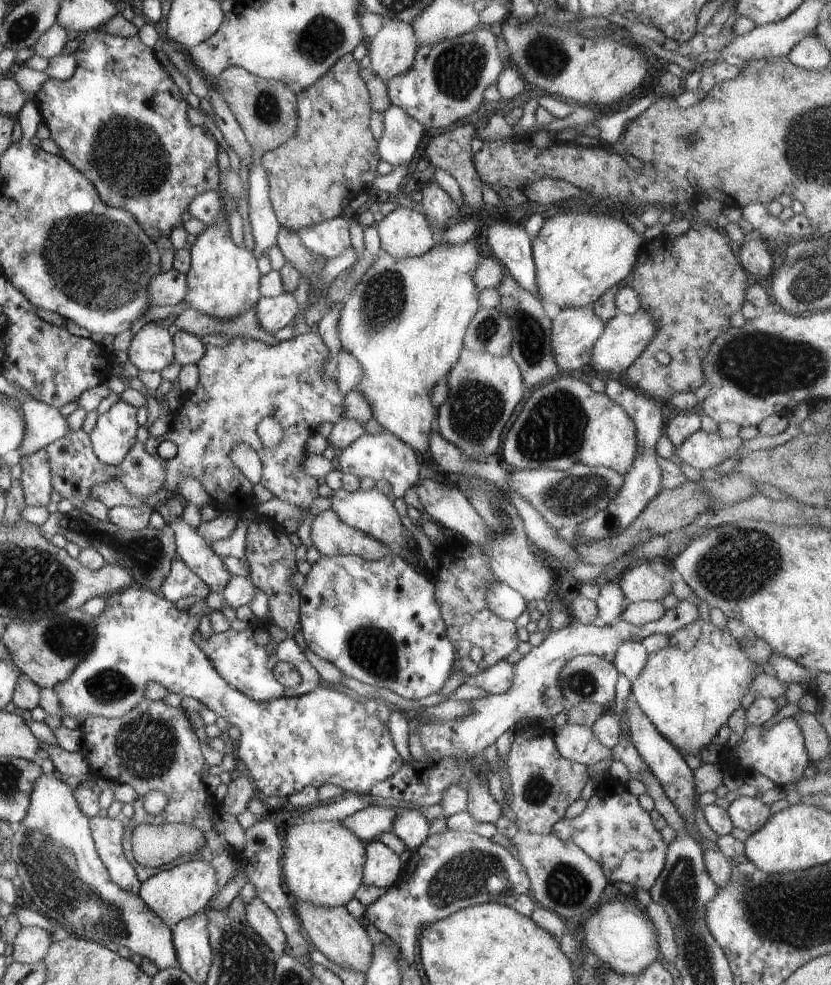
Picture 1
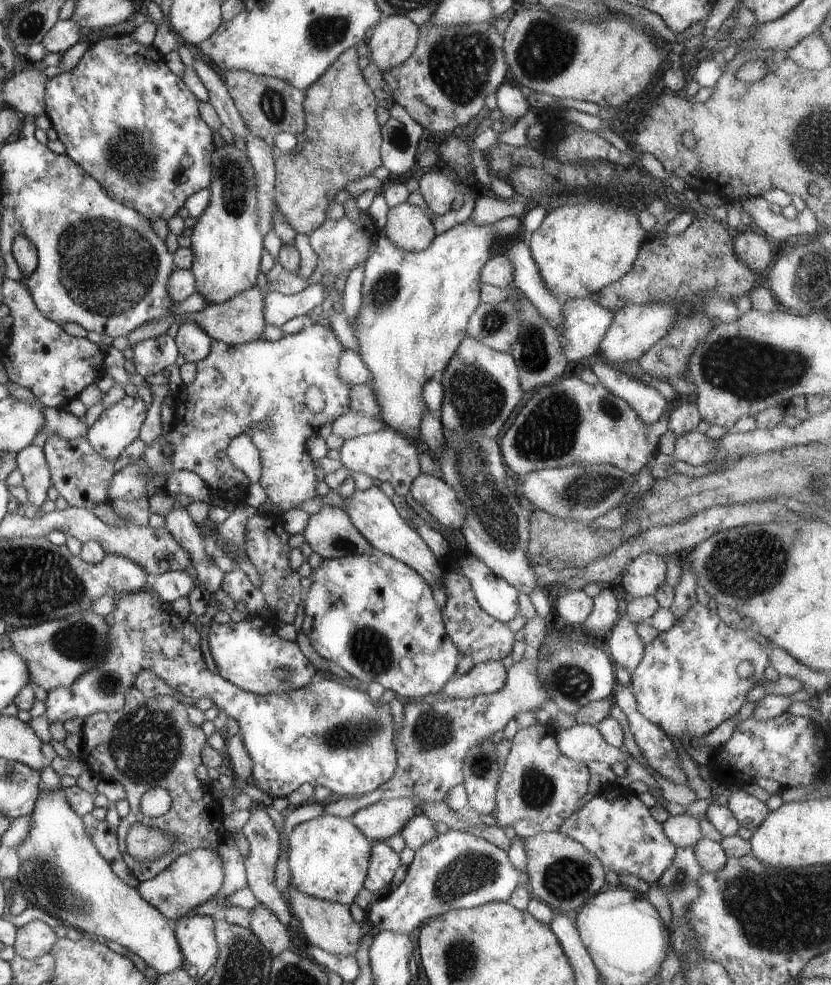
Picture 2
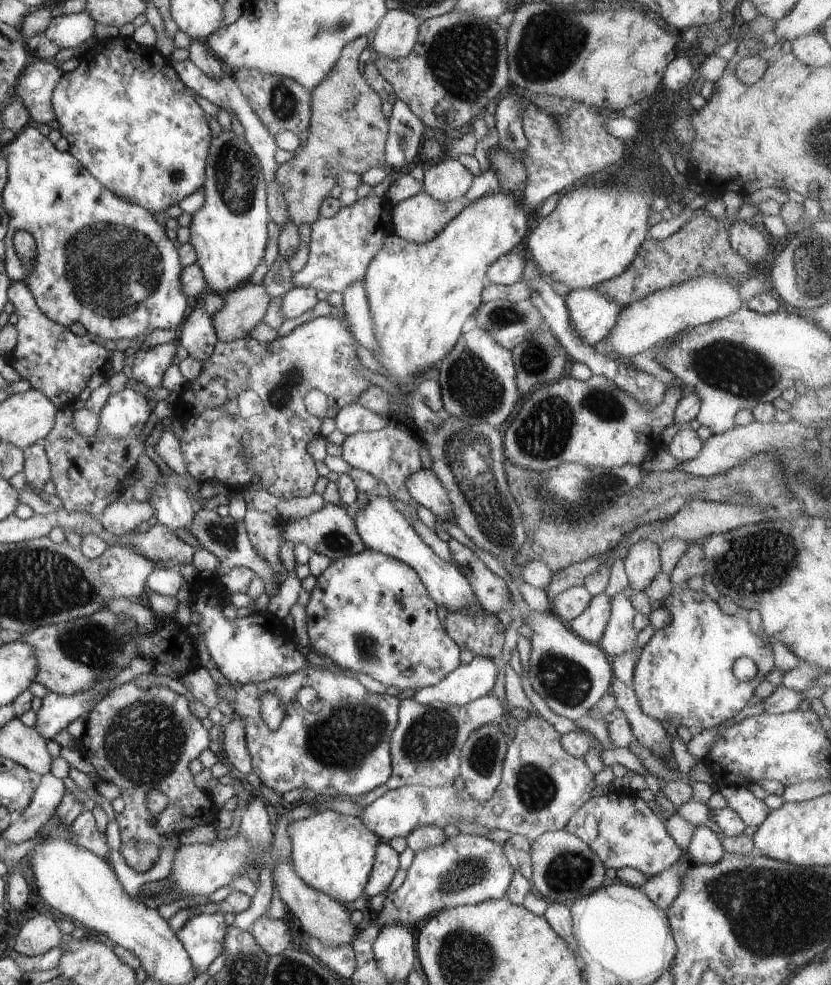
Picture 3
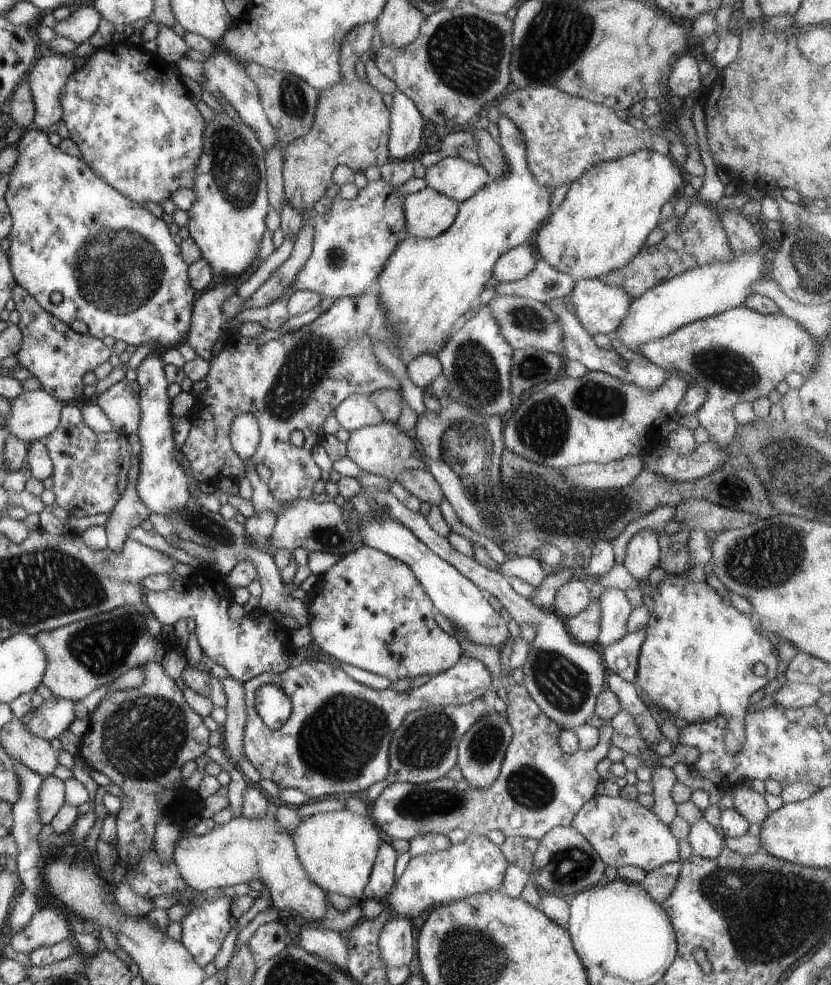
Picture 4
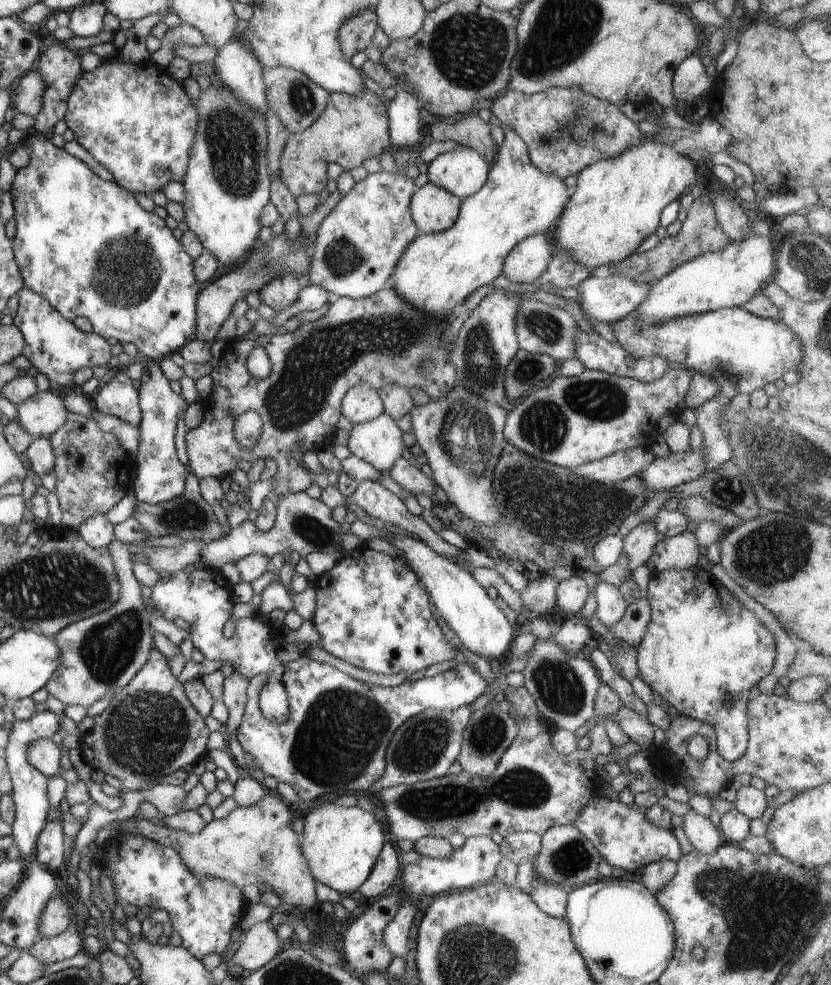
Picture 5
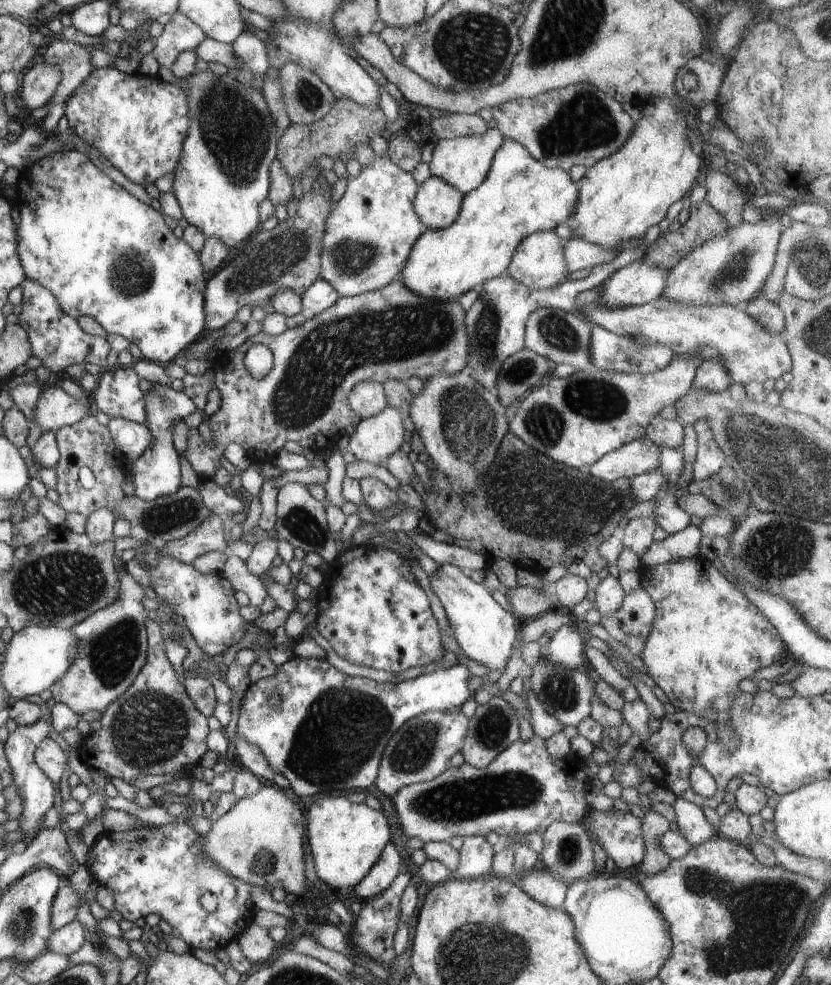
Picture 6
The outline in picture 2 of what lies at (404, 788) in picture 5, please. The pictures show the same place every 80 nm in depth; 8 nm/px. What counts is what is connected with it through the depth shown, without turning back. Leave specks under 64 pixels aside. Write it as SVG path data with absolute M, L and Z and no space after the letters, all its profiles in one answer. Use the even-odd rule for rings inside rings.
M536 723L518 731L512 740L502 777L496 794L494 818L498 827L511 827L524 840L541 833L558 831L558 828L576 812L578 801L588 792L591 778L588 766L560 753L557 740L545 726ZM402 796L402 798L382 800L356 812L349 820L352 820L358 826L358 830L370 841L386 841L389 837L399 834L408 822L412 822L414 816L422 816L420 809L418 810L418 804L423 803L432 802L430 800L422 802L418 796Z

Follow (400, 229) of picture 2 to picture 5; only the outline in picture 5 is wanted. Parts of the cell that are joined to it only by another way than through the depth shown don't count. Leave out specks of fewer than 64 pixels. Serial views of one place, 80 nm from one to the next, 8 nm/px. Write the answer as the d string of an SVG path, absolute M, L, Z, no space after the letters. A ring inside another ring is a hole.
M429 182L421 186L412 195L409 204L419 234L436 234L448 230L456 222L462 201L451 192Z

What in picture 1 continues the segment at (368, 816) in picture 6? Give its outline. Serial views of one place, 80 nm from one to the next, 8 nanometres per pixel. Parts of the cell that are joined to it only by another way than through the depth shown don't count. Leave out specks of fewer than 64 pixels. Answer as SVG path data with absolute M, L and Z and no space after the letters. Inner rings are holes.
M309 822L287 828L283 840L282 872L286 891L297 901L312 902L316 906L346 907L354 899L356 891L363 884L362 876L366 863L367 843L352 834L342 822Z

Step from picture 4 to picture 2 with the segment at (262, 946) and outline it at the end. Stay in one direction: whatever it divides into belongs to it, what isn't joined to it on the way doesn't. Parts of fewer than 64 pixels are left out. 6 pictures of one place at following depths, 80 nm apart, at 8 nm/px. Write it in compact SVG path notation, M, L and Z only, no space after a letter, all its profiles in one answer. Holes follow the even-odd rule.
M258 905L250 913L249 930L273 957L292 948L288 928L284 927L268 908Z

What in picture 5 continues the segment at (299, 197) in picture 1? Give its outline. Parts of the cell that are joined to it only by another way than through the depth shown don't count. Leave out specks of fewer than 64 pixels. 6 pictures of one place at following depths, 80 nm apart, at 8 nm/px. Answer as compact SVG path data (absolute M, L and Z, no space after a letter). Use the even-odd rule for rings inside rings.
M375 10L360 11L340 26L339 43L346 60L351 62L352 56L372 45L374 32L378 28ZM367 87L356 94L333 92L329 94L324 112L312 126L287 138L279 160L279 178L295 198L310 194L315 199L316 194L326 188L331 164L336 163L350 170L372 156L379 159L380 154L387 150L390 146L386 103Z

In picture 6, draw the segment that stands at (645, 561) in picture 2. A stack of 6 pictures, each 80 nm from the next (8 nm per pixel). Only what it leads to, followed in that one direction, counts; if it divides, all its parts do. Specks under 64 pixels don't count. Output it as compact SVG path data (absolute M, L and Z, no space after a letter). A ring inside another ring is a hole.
M635 517L630 519L626 528L620 531L623 548L630 548L641 560L642 555L654 543L656 532L655 520L651 517Z

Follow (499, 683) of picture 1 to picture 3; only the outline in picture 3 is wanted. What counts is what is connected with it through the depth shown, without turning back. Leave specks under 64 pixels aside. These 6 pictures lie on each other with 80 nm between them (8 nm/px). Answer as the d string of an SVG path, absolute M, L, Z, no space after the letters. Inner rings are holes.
M473 656L469 664L460 664L434 686L420 688L410 695L418 704L434 701L448 705L466 705L493 690L500 663L480 656Z

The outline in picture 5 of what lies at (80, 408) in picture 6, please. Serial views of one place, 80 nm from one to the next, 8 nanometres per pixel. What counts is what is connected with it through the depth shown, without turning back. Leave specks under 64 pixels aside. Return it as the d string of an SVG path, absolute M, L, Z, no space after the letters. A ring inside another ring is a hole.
M50 389L38 391L24 402L17 404L18 422L36 438L48 439L70 416L63 397L64 395Z

